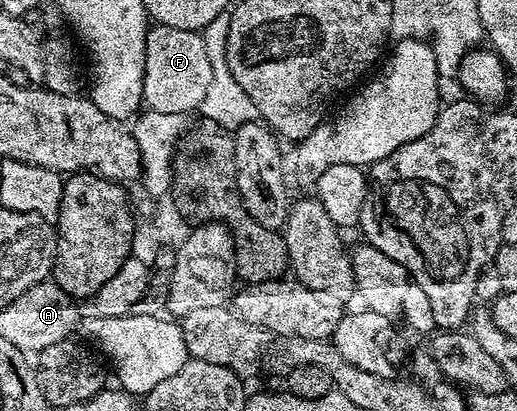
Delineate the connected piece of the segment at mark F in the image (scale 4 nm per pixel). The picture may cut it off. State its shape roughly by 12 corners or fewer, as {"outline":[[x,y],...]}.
{"outline":[[153,23],[144,104],[195,113],[212,81],[200,32]]}

